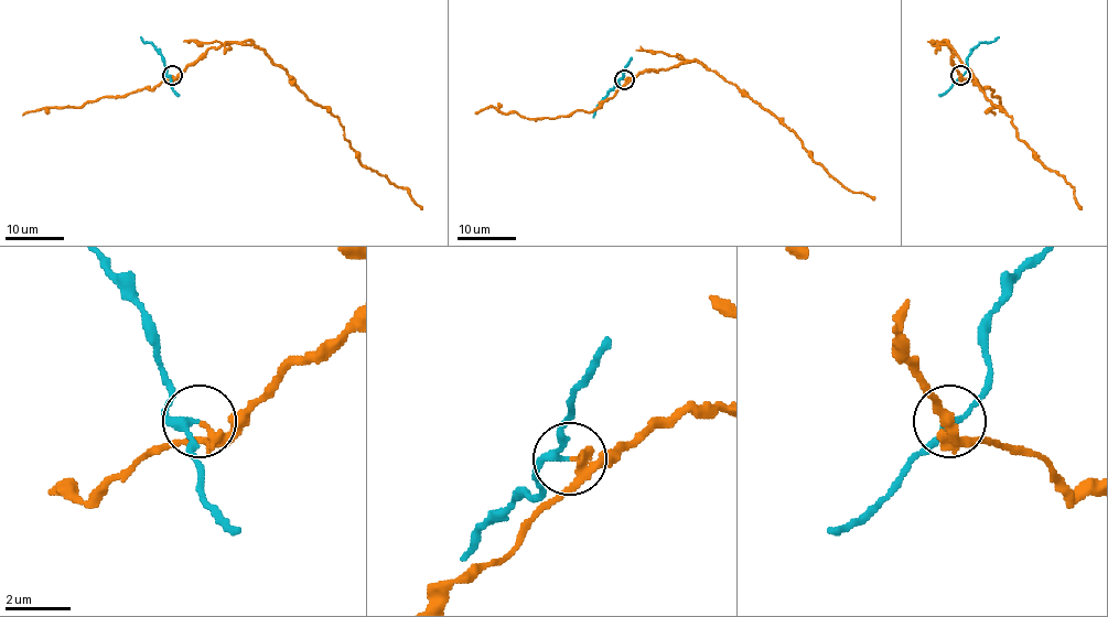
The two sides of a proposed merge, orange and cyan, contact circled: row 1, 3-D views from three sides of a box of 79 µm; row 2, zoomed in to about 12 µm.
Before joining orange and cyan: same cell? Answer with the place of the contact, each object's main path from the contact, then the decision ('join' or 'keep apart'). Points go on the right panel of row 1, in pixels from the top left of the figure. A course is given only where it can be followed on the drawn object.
place (960, 75); course orange (960, 75), (953, 65), (951, 49), (943, 44), (1011, 120), (1018, 137), (1074, 190), (1080, 209); course cyan (960, 75), (967, 67), (970, 52), (980, 43), (989, 43), (998, 38); keep apart

